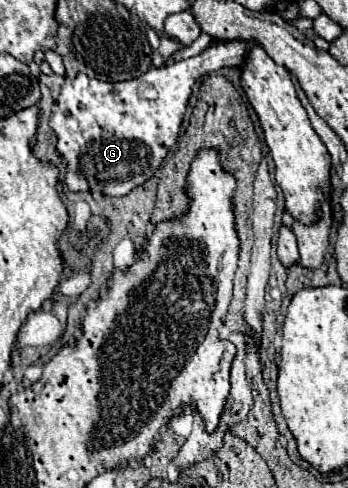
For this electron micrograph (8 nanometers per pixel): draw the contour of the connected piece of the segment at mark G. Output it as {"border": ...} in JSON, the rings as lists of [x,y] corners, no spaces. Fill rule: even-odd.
{"border":[[[224,40],[216,46],[206,48],[194,58],[178,60],[164,68],[150,68],[142,78],[134,78],[130,82],[102,82],[86,78],[86,74],[78,74],[76,78],[66,78],[62,84],[60,96],[56,100],[56,110],[50,116],[50,126],[58,136],[58,152],[68,160],[68,176],[66,186],[72,192],[80,190],[80,176],[86,178],[90,190],[100,190],[108,196],[126,196],[136,186],[144,184],[162,164],[168,150],[176,144],[180,124],[188,106],[188,98],[192,92],[192,84],[210,72],[222,70],[226,66],[240,66],[248,54],[248,40]]]}

